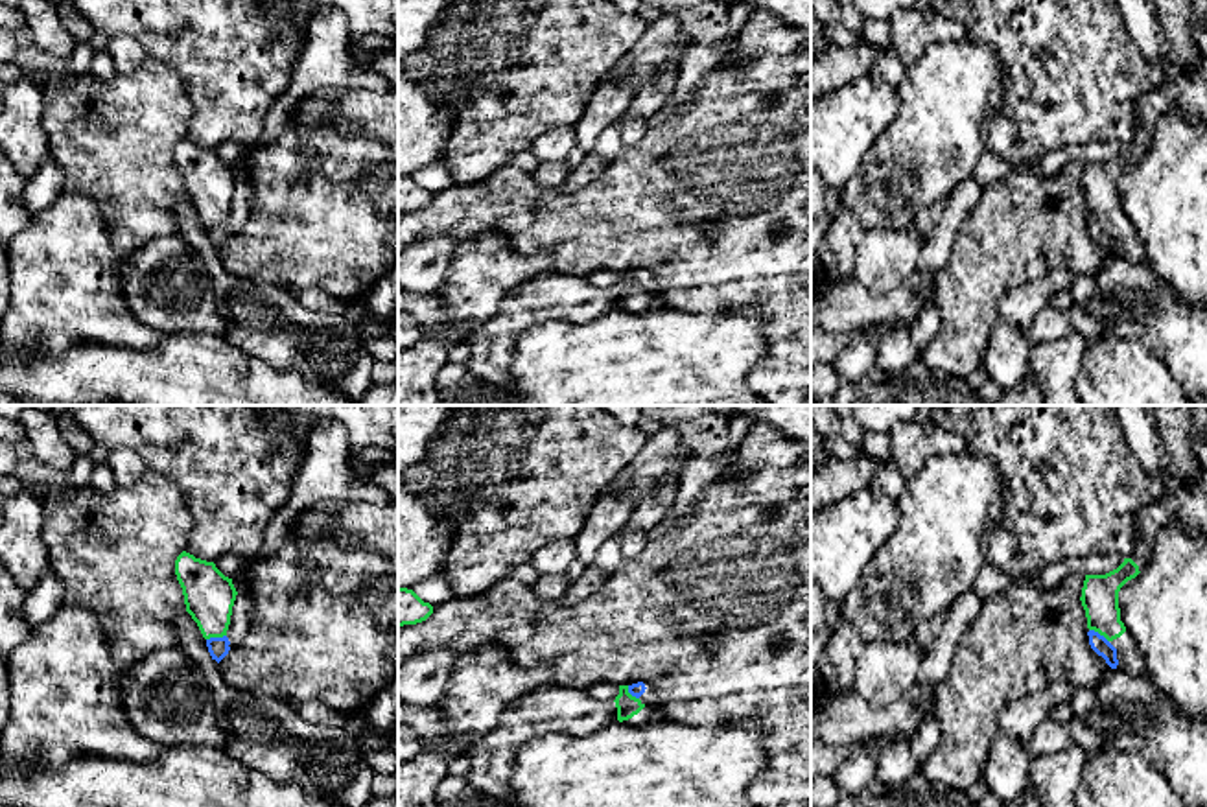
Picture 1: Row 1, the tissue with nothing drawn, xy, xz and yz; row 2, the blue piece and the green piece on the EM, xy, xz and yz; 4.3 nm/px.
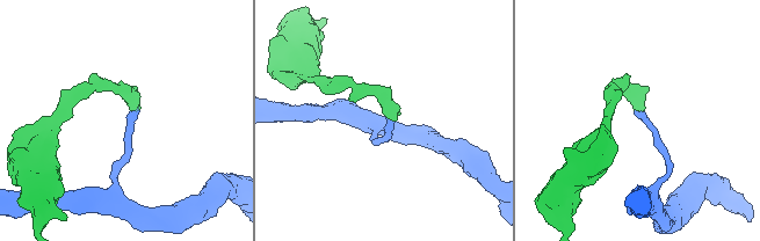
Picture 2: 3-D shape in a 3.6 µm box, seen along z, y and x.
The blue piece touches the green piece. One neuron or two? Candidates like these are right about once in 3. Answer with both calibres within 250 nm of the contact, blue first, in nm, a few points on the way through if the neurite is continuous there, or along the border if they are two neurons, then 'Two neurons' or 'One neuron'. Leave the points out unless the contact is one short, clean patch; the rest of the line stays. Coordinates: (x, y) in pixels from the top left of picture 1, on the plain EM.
Thickness 90 nm (blue) against 220 nm. Path across: xy (218, 234), (216, 225), (209, 183). One neuron

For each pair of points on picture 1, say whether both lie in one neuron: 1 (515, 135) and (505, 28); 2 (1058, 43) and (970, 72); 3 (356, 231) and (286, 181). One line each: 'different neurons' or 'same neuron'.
1: same neuron
2: different neurons
3: same neuron

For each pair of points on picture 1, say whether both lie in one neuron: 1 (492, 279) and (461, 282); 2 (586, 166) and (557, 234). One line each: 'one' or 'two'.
1: one
2: two

